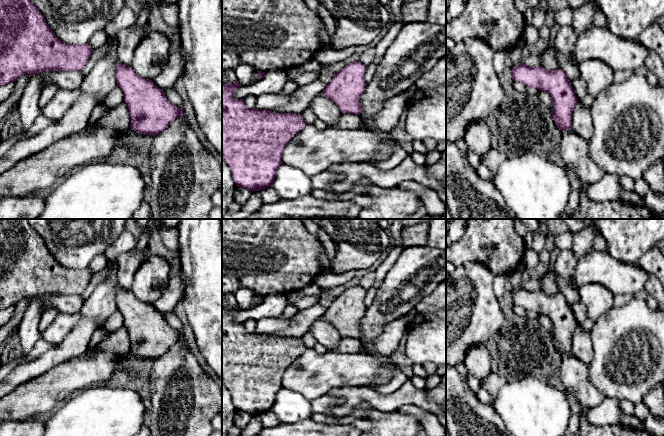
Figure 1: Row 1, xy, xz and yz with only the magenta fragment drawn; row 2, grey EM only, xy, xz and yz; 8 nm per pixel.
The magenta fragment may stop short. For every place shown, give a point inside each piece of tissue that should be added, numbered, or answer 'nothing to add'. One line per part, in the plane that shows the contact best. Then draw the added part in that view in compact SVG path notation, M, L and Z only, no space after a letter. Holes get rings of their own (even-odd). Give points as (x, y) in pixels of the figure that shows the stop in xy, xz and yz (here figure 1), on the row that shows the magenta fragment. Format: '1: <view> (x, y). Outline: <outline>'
nothing to add

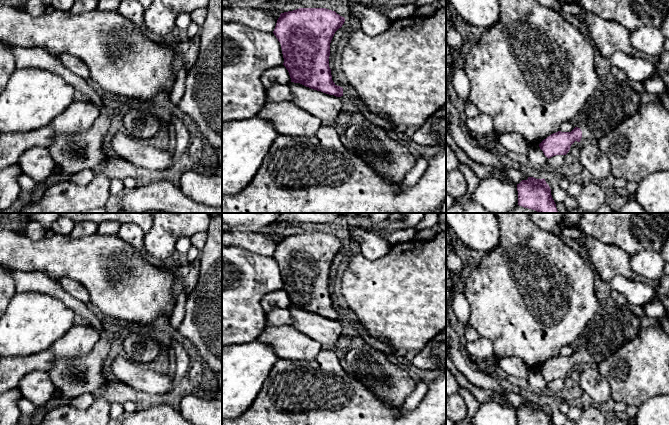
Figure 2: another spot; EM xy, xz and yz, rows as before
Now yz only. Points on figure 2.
1: yz (610, 105). Outline: M628 80L617 82L613 86L600 86L597 91L589 97L585 111L580 115L577 127L582 131L581 141L597 143L621 122L635 114L642 103L640 90L641 87L639 85Z

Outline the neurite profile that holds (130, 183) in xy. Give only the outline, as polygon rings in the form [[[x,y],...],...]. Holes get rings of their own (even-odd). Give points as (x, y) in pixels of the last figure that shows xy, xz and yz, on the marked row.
[[[126,177],[123,180],[123,184],[125,186],[125,190],[130,191],[136,187],[138,187],[137,181],[135,178],[131,178],[131,177]]]

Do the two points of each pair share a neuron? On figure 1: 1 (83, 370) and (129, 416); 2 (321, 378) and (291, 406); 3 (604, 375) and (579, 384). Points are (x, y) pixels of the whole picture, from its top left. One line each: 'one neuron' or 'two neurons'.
1: two neurons
2: two neurons
3: two neurons

